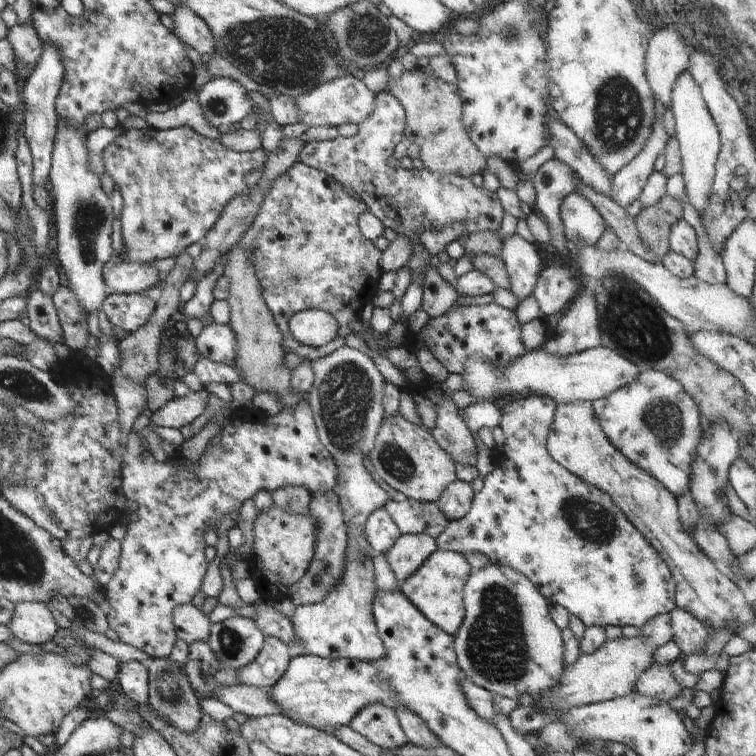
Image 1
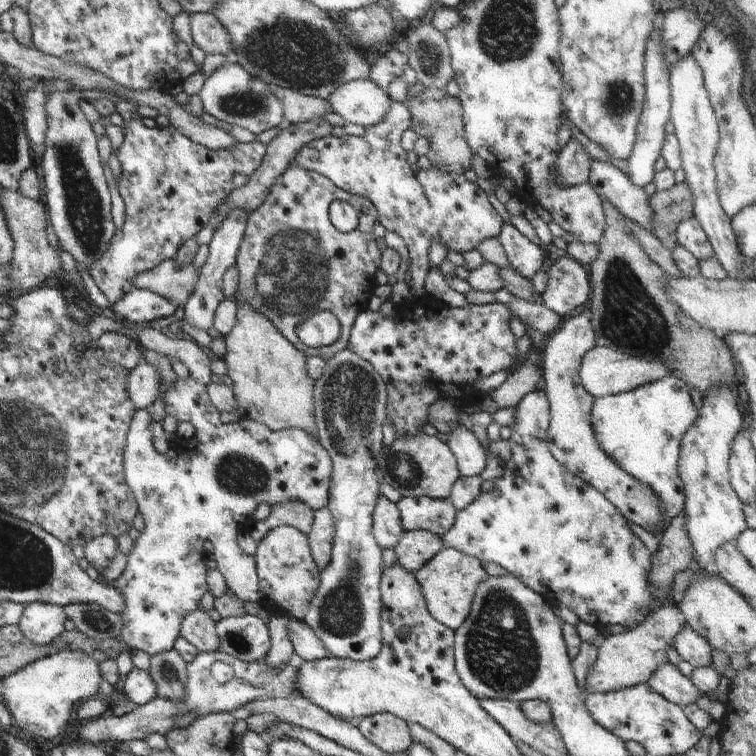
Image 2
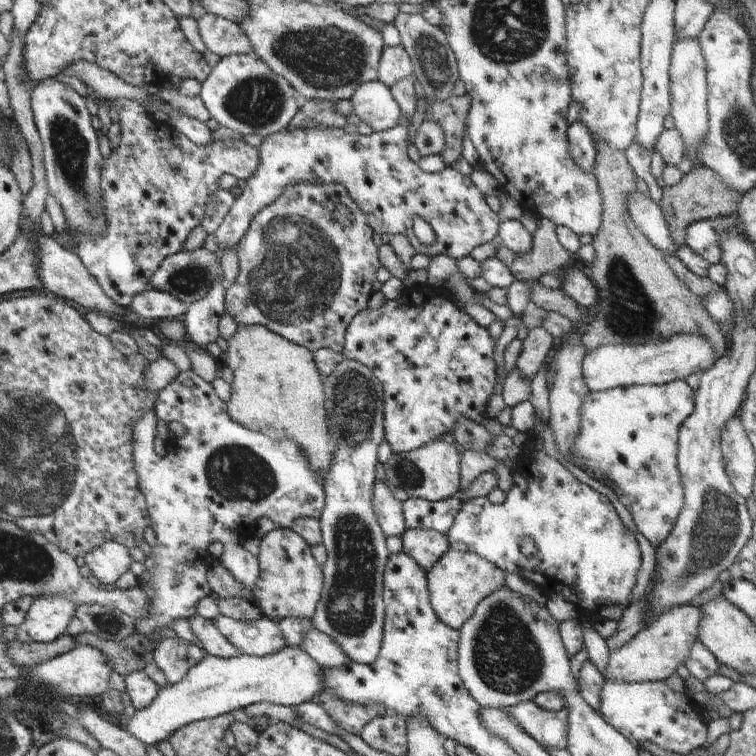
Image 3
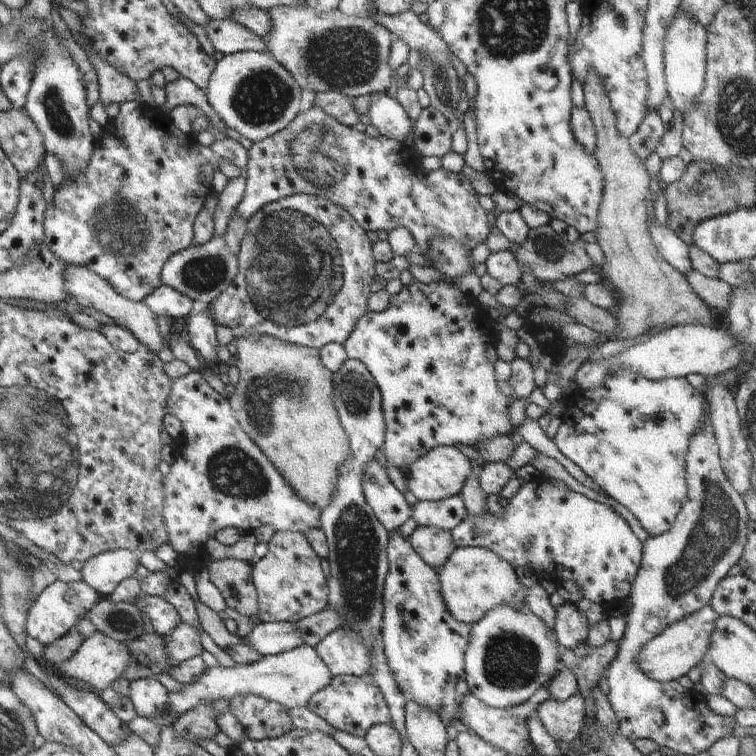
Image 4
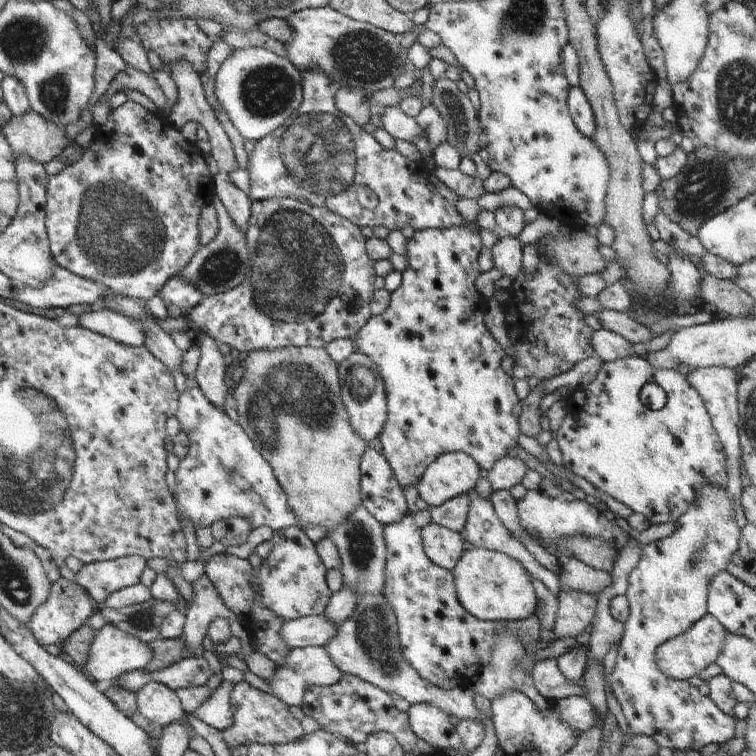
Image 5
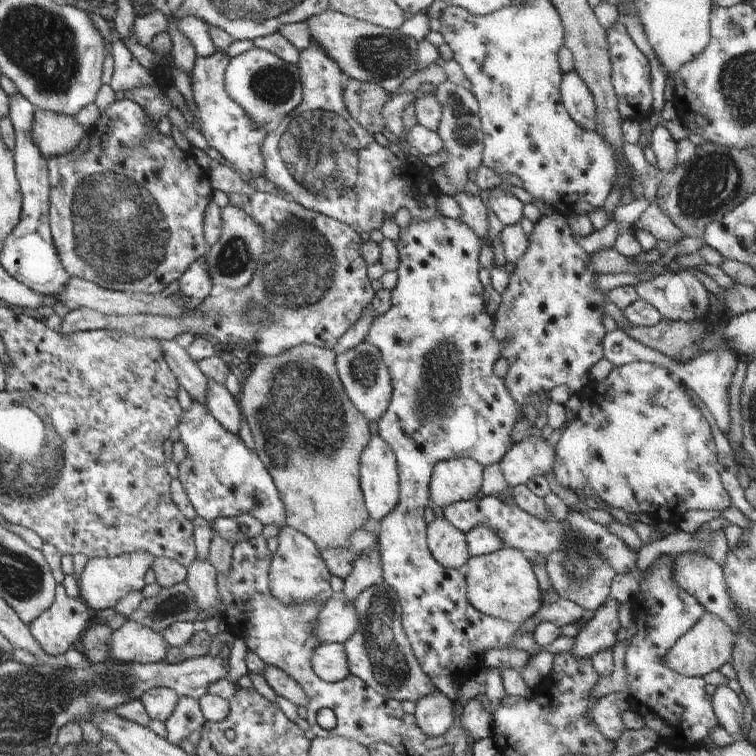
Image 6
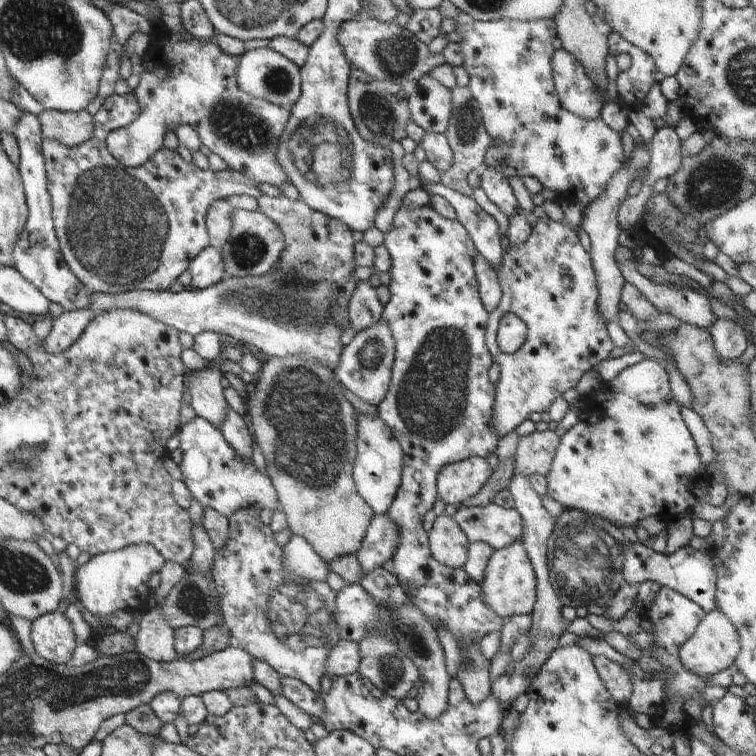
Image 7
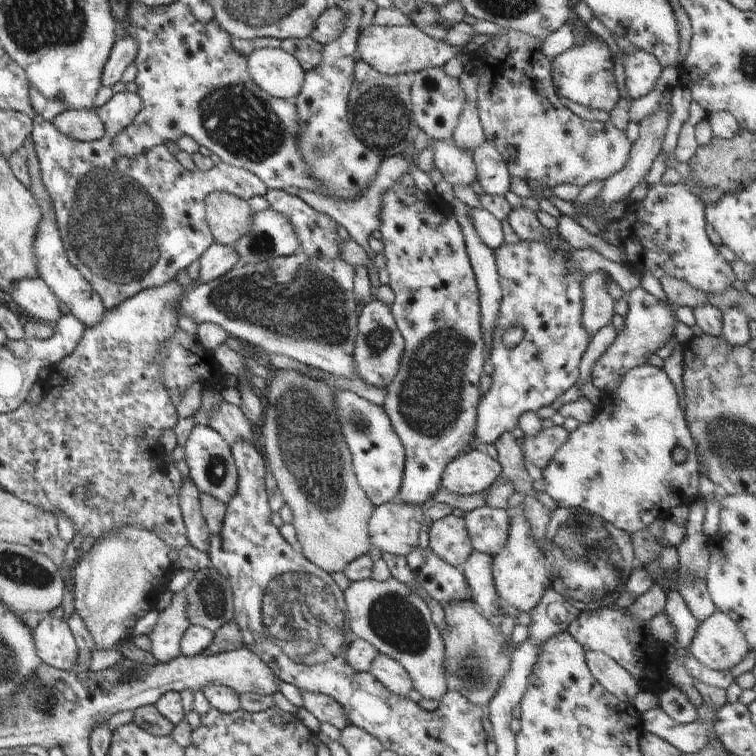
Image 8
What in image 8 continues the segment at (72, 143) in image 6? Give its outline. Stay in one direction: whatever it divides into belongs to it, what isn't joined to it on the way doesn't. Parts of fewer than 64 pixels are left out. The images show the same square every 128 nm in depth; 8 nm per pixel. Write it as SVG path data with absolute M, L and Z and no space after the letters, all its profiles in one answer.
M68 109L54 117L58 131L79 141L95 141L105 135L105 126L95 110Z

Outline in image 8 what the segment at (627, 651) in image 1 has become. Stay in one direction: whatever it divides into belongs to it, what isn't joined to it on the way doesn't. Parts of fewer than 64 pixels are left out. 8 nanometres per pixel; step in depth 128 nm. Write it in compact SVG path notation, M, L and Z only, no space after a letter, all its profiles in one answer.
M718 610L697 628L688 649L698 662L719 671L730 671L750 650L736 621Z

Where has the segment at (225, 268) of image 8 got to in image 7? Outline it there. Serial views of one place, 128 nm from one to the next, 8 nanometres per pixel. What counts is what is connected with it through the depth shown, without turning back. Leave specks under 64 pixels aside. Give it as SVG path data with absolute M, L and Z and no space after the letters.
M208 246L190 263L192 273L190 288L204 290L224 278L225 264L221 252Z

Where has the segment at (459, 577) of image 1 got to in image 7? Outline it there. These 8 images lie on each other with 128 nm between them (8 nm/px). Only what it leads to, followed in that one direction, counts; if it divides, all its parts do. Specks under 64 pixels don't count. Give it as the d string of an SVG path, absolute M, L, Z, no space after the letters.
M523 541L495 550L489 558L481 582L483 601L502 618L514 614L531 614L537 601L537 578Z

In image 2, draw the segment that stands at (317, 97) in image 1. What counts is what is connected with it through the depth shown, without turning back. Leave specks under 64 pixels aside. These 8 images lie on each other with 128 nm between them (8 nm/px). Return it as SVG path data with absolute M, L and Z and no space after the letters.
M358 79L338 86L326 102L332 112L342 117L347 123L374 126L386 118L391 99L376 83L368 79Z

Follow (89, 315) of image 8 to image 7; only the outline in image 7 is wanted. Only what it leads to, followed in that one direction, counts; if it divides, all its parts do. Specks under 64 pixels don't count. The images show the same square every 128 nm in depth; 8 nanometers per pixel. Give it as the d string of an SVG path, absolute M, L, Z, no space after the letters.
M30 113L20 115L13 132L19 146L19 173L23 182L27 207L29 208L26 226L19 234L13 248L13 266L27 278L50 302L58 302L64 311L91 309L91 292L66 264L59 240L55 235L53 206L48 192L48 179L45 160L41 151L41 126L37 116Z

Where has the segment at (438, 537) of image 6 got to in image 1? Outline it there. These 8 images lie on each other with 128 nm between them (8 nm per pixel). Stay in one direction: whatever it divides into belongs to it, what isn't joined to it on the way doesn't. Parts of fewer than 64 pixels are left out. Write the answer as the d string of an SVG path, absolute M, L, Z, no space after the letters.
M424 533L400 535L394 546L385 552L390 569L398 583L414 574L426 559L438 550L435 539Z

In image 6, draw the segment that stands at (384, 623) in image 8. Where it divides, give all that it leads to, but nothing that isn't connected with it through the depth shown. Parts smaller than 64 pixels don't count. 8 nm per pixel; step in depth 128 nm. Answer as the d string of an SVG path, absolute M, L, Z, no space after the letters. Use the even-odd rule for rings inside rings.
M344 594L329 598L313 625L313 635L320 644L346 642L356 630L356 607ZM432 691L414 703L413 715L422 732L437 737L452 726L453 701L442 691Z

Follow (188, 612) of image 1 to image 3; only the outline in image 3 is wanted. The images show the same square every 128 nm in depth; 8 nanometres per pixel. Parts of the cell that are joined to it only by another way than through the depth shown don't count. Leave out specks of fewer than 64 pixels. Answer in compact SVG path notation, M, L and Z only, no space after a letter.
M197 614L188 619L190 620L192 632L202 642L204 652L207 654L211 654L213 657L224 657L227 659L244 655L236 645L233 645L220 634L218 627L212 620L205 619Z

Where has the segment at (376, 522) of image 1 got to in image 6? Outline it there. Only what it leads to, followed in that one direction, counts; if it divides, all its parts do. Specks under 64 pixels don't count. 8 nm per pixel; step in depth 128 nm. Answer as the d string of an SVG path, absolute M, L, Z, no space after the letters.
M379 434L371 435L366 448L360 453L359 481L370 518L381 521L391 513L399 501L399 474L397 458L391 446Z

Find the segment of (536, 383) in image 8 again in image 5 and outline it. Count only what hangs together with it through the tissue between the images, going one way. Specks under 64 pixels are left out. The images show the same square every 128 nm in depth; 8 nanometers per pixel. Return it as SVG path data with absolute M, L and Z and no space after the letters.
M540 256L532 274L526 274L522 269L513 278L508 288L511 299L502 304L502 310L506 334L517 357L513 361L514 378L526 380L535 376L542 382L568 372L590 356L596 356L590 344L594 330L584 323L585 314L576 305L582 298L576 287L577 279Z

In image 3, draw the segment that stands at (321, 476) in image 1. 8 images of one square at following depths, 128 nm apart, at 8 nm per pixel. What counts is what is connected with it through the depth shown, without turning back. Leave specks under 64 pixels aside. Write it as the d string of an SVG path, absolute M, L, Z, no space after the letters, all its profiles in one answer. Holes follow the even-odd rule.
M192 369L180 372L178 378L158 392L155 407L144 414L133 426L133 465L139 476L139 487L151 518L150 527L156 534L158 545L151 548L152 555L146 557L146 567L139 578L147 577L148 571L153 572L153 577L147 585L137 585L148 595L151 614L147 619L135 620L135 629L158 644L162 640L161 634L155 633L159 628L172 628L171 622L176 618L193 617L198 601L212 593L207 579L207 568L214 558L207 548L212 542L220 542L224 546L218 560L241 585L252 590L258 580L260 567L257 556L240 544L244 528L264 516L270 518L276 528L283 529L291 529L293 522L301 518L318 521L325 505L325 490L324 479L311 469L307 456L292 439L275 441L232 420L227 403L220 400L213 386L198 377ZM157 420L180 422L188 436L192 436L192 448L184 448L184 452L170 452L174 458L170 458L170 454L164 457L158 455L154 451Z

